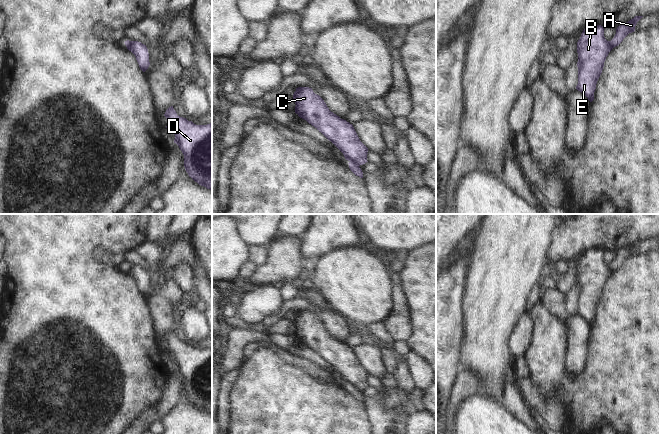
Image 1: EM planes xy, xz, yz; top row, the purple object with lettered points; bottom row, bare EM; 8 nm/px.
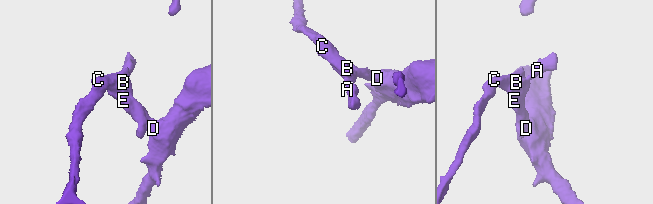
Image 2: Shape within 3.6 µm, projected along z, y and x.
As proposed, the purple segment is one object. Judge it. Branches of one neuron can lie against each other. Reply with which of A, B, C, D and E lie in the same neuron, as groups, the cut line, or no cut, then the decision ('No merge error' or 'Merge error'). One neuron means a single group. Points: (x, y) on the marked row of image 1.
Groups: A / B C D E. Split along xz (350, 161), (358, 166). Merge error.

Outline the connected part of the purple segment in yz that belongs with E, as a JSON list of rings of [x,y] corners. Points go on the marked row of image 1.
[[[591,25],[583,30],[577,42],[578,84],[576,89],[590,102],[594,100],[597,81],[602,73],[604,62],[613,49],[604,37],[604,26]]]

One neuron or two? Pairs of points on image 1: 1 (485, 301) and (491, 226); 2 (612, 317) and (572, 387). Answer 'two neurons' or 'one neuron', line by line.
1: one neuron
2: one neuron

